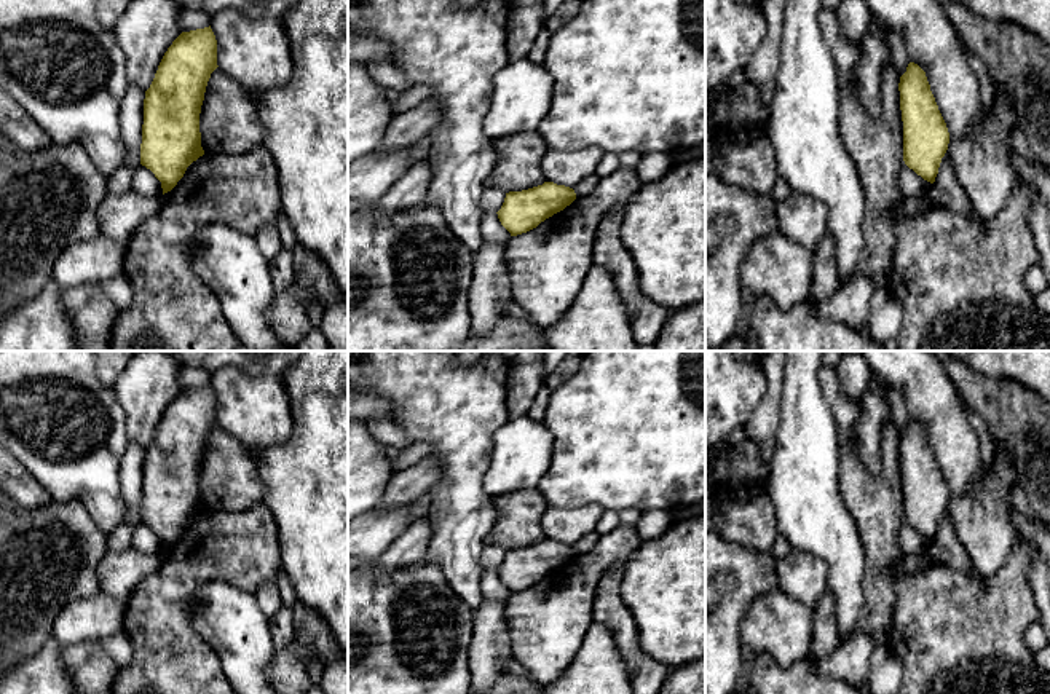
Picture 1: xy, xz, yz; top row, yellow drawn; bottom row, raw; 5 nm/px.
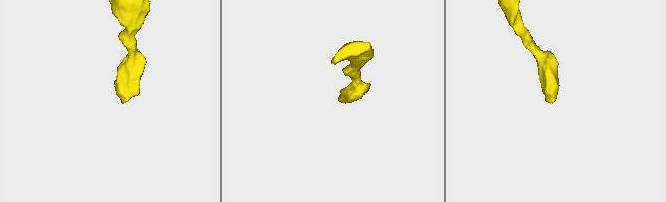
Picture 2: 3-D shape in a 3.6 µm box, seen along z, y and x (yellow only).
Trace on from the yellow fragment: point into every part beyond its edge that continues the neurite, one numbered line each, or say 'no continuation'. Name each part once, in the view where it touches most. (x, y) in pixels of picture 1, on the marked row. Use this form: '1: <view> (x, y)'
no continuation

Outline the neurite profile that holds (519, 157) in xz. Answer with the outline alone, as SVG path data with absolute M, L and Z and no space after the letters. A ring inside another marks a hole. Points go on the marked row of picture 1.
M538 131L493 140L496 163L487 180L488 188L506 193L522 191L546 182L541 169L549 147Z

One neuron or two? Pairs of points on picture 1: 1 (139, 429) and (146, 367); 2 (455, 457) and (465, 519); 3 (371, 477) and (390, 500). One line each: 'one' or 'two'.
1: one
2: one
3: two

